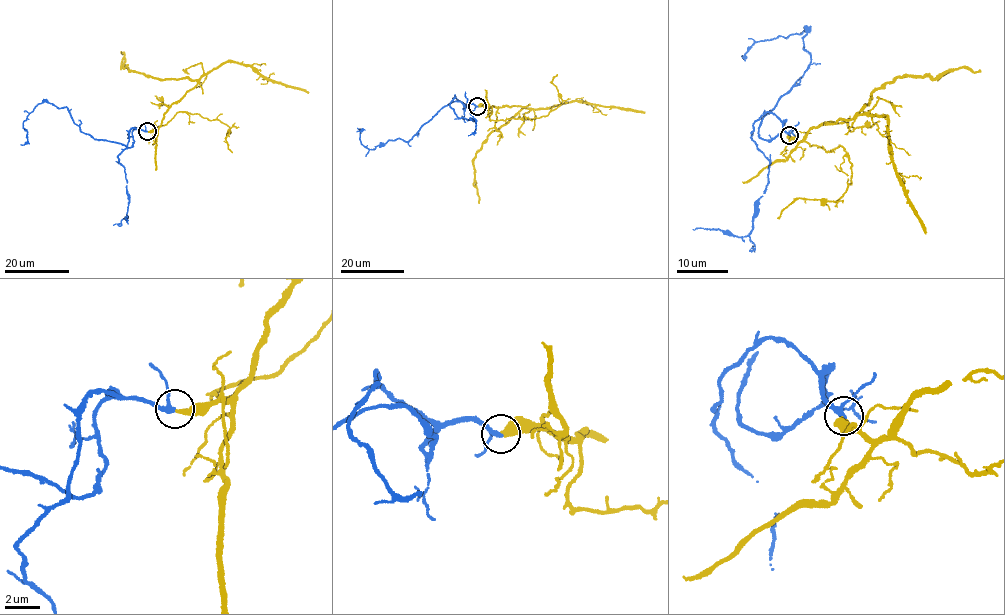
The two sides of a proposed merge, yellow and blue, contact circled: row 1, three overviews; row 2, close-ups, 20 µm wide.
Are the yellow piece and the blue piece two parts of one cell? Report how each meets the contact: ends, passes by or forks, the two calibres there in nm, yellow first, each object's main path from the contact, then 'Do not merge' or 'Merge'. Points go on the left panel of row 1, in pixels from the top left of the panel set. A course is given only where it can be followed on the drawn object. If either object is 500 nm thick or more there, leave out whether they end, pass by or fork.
At the ring yellow ends. At the ring blue passes by. Thickness 360 nm (yellow) against 240 nm. Course of yellow: (147, 131), (159, 128), (171, 105), (193, 89), (203, 75), (226, 62), (250, 65), (269, 78), (308, 93). Course of blue: (147, 131), (134, 130), (129, 147), (94, 139), (67, 108), (44, 102), (23, 123), (27, 141), (21, 144). Merge

